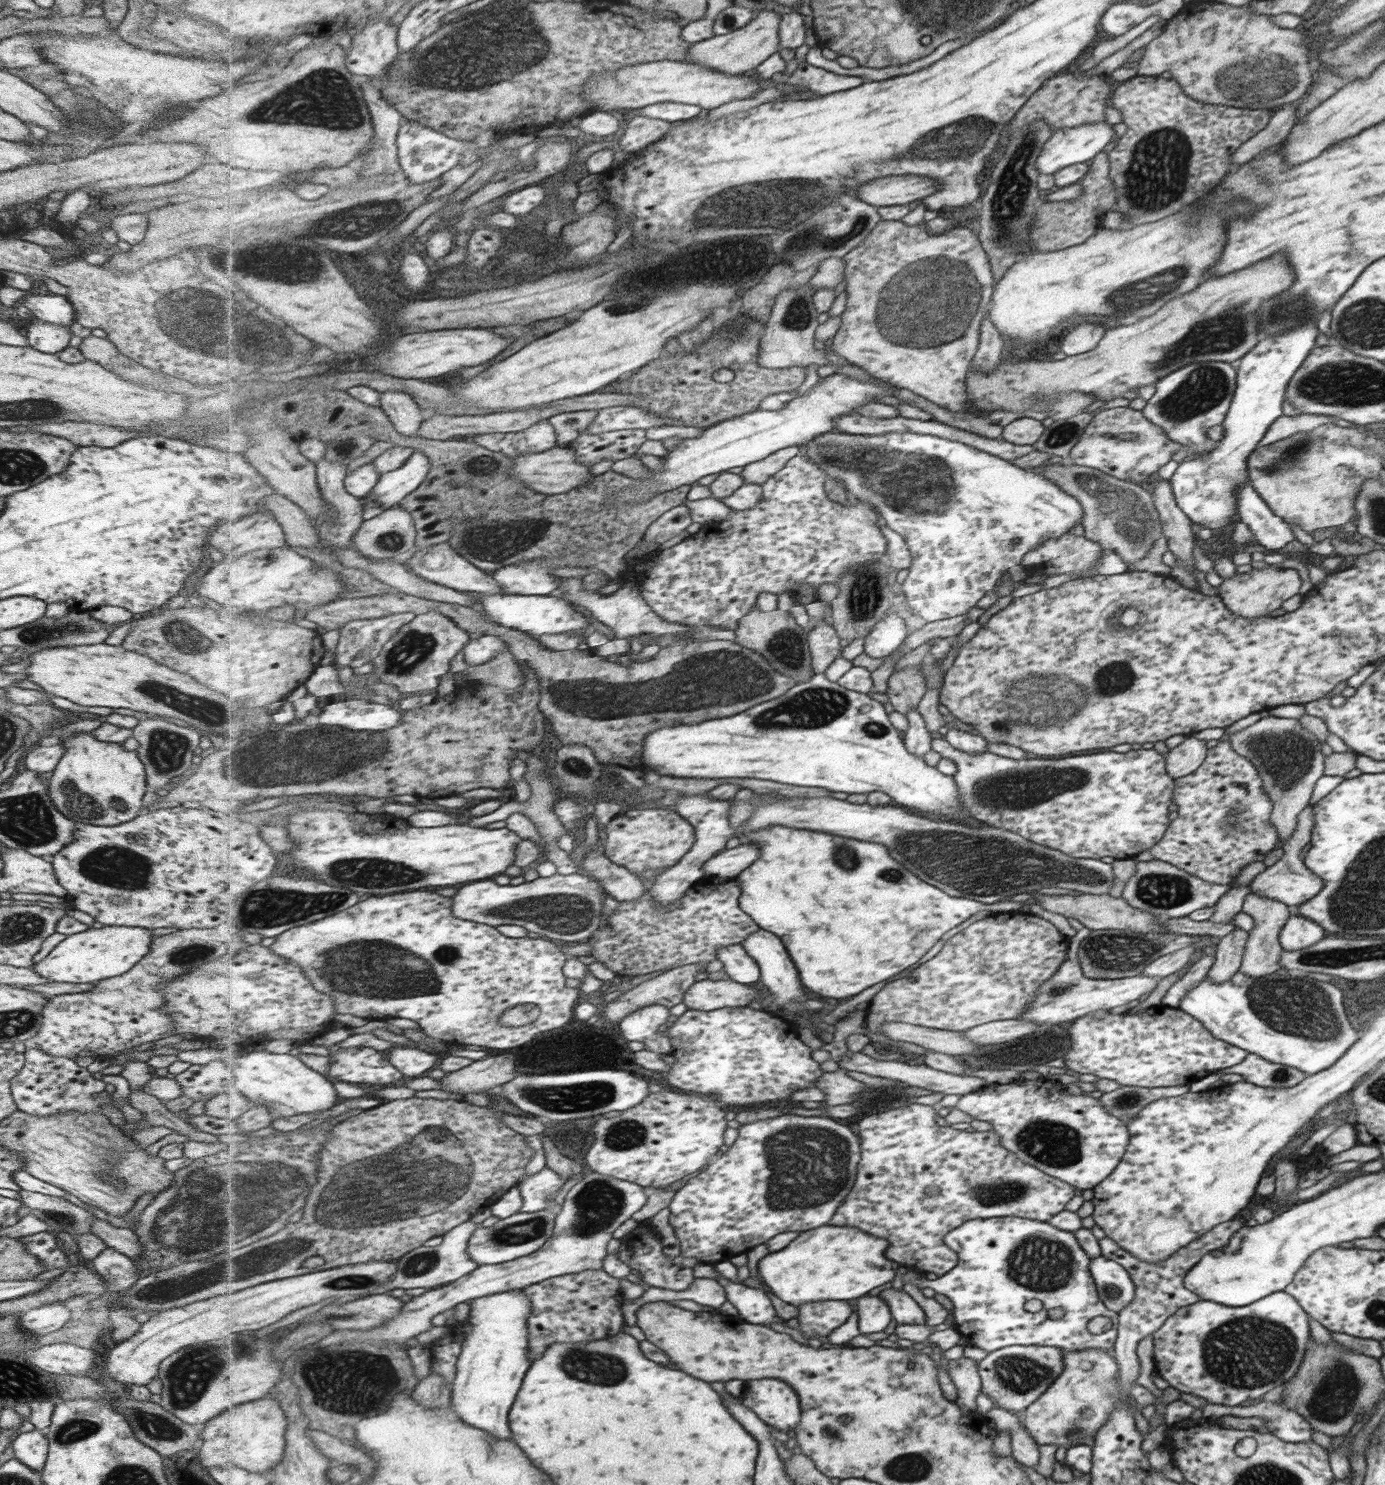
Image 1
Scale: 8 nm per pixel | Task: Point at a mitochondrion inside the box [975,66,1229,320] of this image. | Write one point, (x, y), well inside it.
(1149, 179)

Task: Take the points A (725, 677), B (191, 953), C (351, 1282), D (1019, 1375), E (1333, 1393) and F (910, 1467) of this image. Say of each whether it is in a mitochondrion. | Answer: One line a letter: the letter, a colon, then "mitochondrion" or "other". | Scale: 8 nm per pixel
A: mitochondrion
B: mitochondrion
C: mitochondrion
D: mitochondrion
E: mitochondrion
F: mitochondrion

